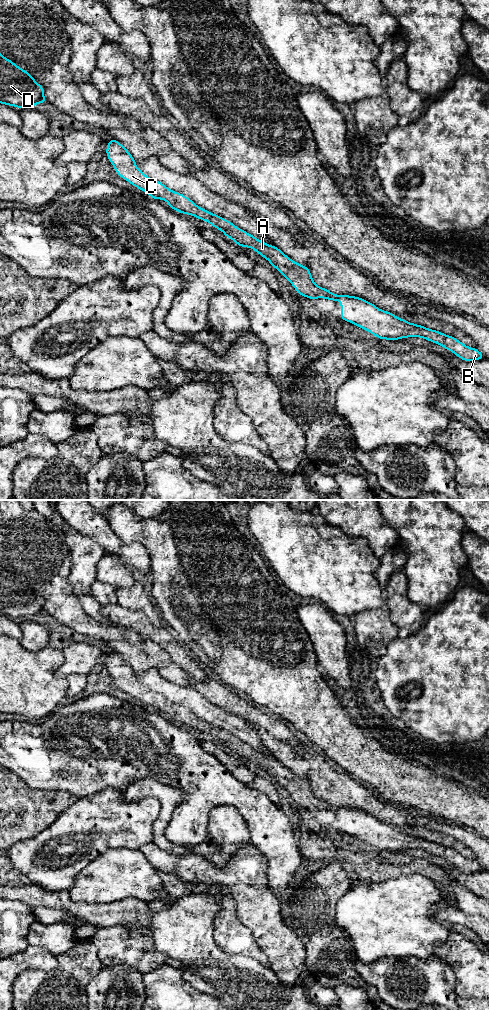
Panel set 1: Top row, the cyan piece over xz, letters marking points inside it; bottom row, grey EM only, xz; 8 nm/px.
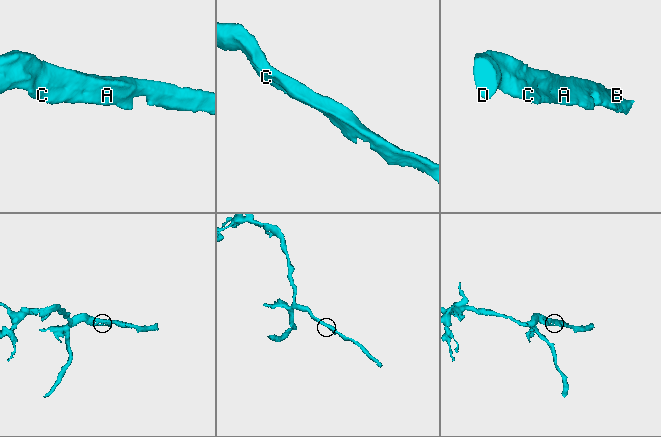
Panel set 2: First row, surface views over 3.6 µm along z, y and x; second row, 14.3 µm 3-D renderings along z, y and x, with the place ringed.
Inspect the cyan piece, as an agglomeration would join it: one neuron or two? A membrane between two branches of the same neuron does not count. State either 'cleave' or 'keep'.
keep

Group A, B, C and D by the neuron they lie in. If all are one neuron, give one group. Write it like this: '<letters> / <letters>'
A B C D

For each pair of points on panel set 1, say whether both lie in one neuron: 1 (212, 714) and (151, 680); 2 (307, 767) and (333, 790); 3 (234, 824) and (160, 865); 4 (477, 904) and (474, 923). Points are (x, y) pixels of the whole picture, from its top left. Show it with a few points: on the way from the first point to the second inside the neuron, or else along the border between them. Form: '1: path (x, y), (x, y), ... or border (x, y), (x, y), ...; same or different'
1: path (197, 704), (191, 699), (171, 692), (166, 688); same
2: path (313, 770), (327, 784); same
3: border (187, 851), (197, 854), (209, 862); different
4: border (455, 905), (468, 914), (478, 915); different

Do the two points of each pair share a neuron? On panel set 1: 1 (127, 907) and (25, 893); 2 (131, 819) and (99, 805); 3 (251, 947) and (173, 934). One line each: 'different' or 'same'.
1: same
2: same
3: different

